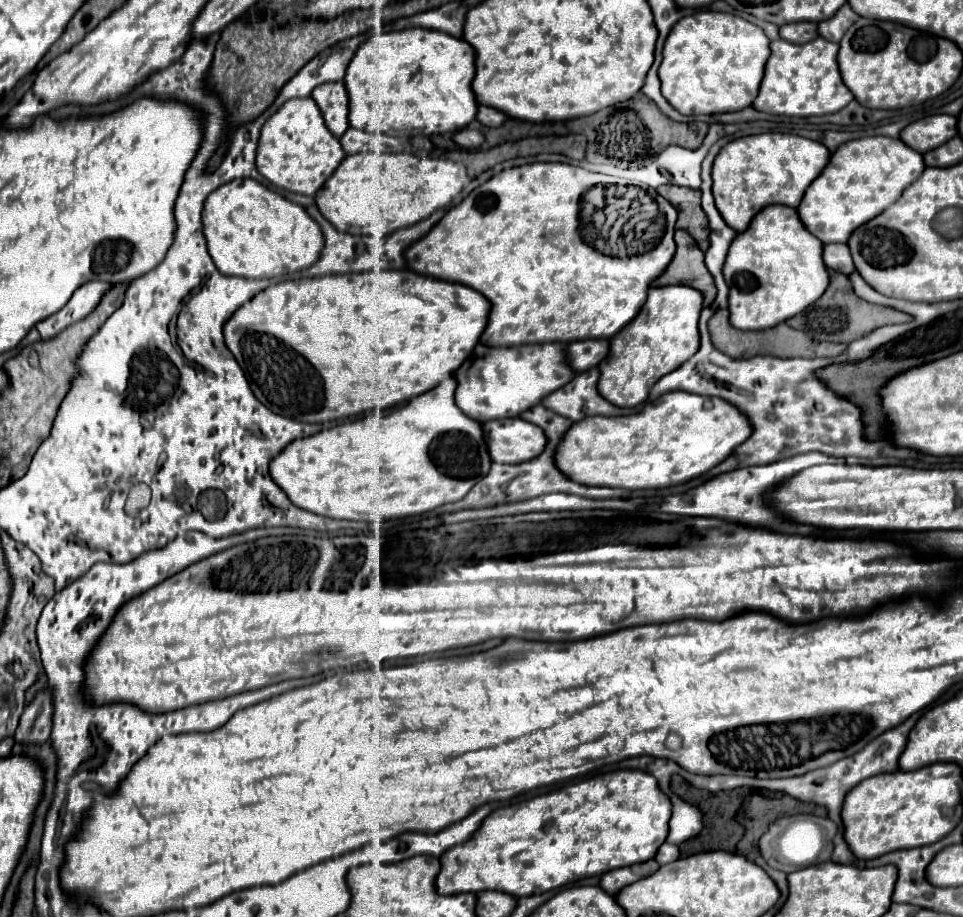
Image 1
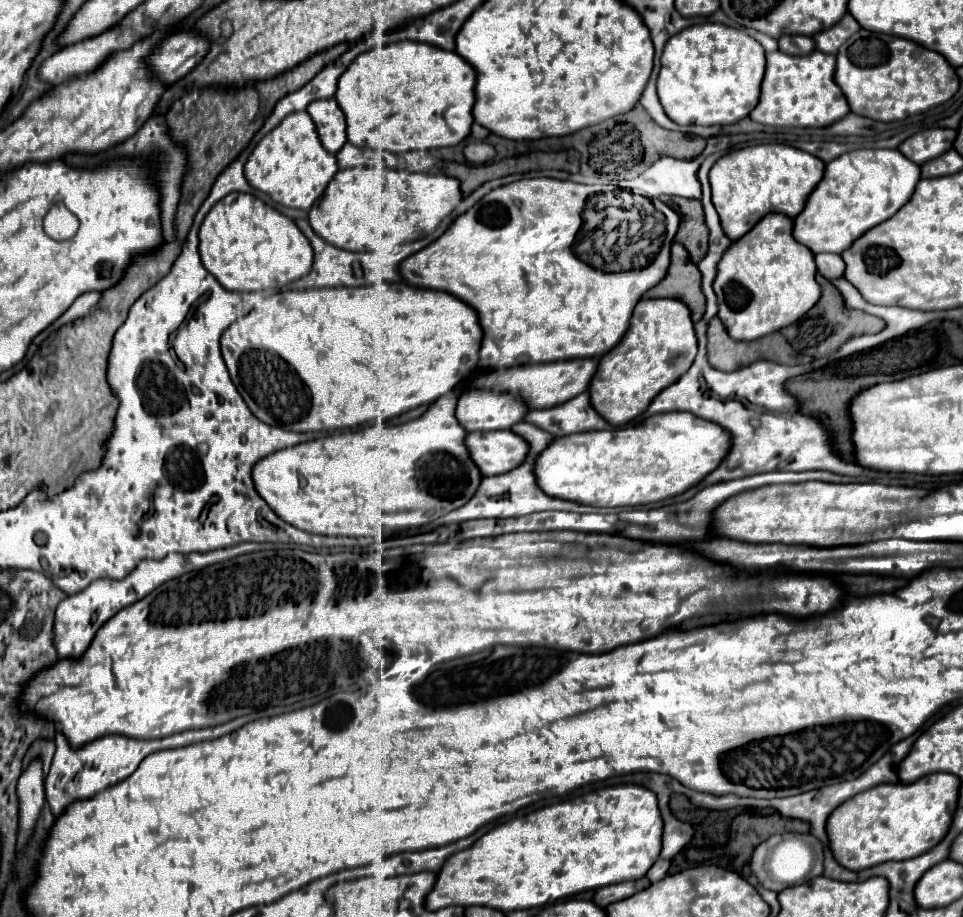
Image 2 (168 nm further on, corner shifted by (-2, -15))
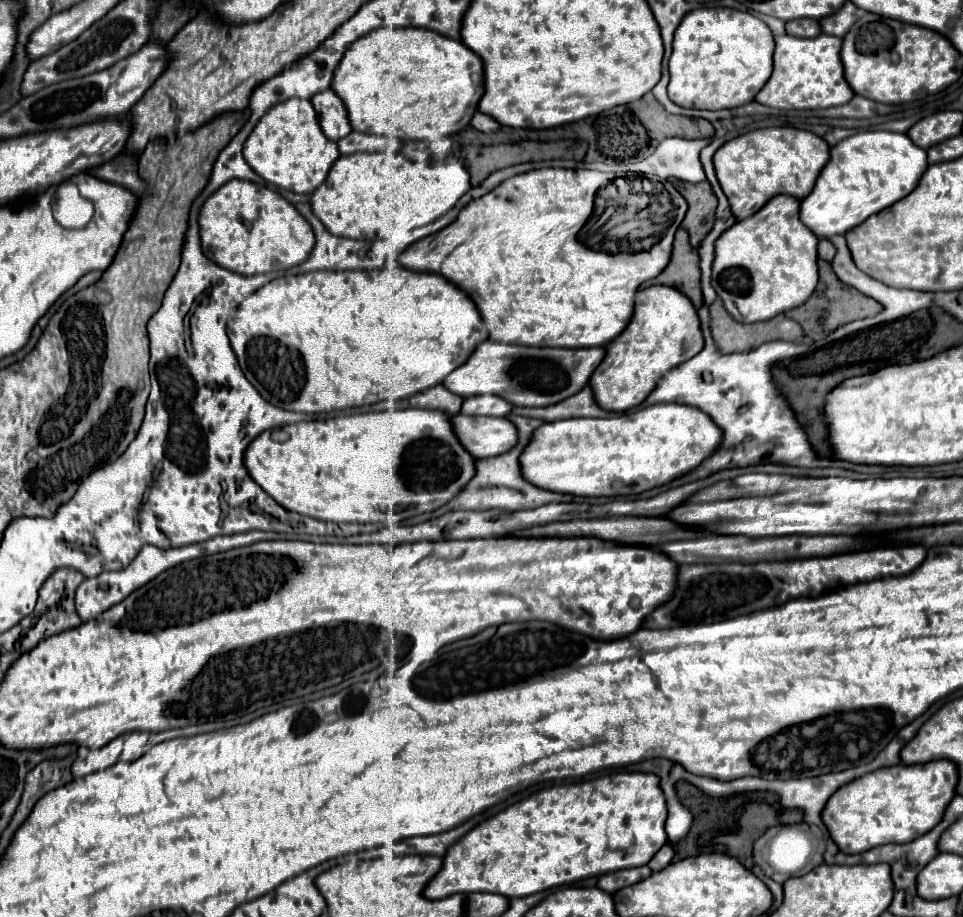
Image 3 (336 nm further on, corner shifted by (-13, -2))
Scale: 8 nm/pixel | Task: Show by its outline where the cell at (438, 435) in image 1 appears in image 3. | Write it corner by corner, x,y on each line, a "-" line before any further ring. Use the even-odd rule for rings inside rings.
394,409
394,411
374,411
374,413
356,413
356,415
342,415
342,417
330,417
324,421
306,421
288,425
274,431
264,431
244,453
244,465
252,479
270,495
274,497
284,509
296,511
300,515
308,515
320,521
332,521
332,523
388,523
388,519
408,519
418,513
436,511
440,505
446,505
450,499
454,499
468,481
476,475
476,459
464,449
460,439
454,433
454,425
450,419
450,413
438,411
438,409

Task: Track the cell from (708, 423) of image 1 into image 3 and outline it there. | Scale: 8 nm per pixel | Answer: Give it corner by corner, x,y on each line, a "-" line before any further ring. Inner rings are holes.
660,403
638,409
634,413
608,417
608,419
564,419
546,423
536,433
536,439
524,453
522,467
524,479
532,479
538,487
582,495
582,497
616,497
616,495
638,495
642,491
666,485
706,461
722,443
720,427
700,409
678,403

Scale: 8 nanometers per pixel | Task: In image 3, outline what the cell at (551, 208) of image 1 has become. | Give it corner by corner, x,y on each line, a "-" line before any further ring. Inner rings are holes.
534,169
522,175
514,175
506,181
502,181
496,189
486,193
480,199
474,199
468,203
456,221
442,231
428,235
416,243
412,243
406,251
400,253
400,263
406,269
416,269
416,271
432,271
432,273
442,273
448,281
456,283
458,287
464,287
468,295
472,295
472,301
476,303
490,339
496,343
506,343
506,345
528,345
528,347
604,347
610,341
614,341
630,323
632,313
634,313
634,295
638,287
654,279
668,263
672,255
672,243
674,243
674,233
680,227
684,215
686,215
686,199
674,189
674,185
666,179
656,179
656,175
644,175
640,181
628,179
624,175
616,173
600,173
600,171
588,171
588,169

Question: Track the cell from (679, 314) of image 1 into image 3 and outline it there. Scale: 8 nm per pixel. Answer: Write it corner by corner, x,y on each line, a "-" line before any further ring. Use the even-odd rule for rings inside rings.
652,285
636,293
634,317
626,331
606,345
606,357
594,371
590,385
594,399
606,411
638,407
670,369
692,359
704,347
700,317
692,301
674,287

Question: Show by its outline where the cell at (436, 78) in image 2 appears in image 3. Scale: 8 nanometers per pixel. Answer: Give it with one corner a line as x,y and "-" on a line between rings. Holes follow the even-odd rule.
382,27
348,47
348,55
344,55
336,71
332,89
344,101
350,125
358,133
396,137
400,141
440,139
462,131
478,111
478,103
484,95
484,65
462,41
448,39
436,31
420,27

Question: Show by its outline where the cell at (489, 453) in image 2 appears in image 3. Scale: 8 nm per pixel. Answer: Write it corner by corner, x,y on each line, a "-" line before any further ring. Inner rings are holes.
454,415
452,417
456,435
472,451
476,459
496,457
510,451
518,443
518,431
514,423
504,417
496,419
472,419
468,415

